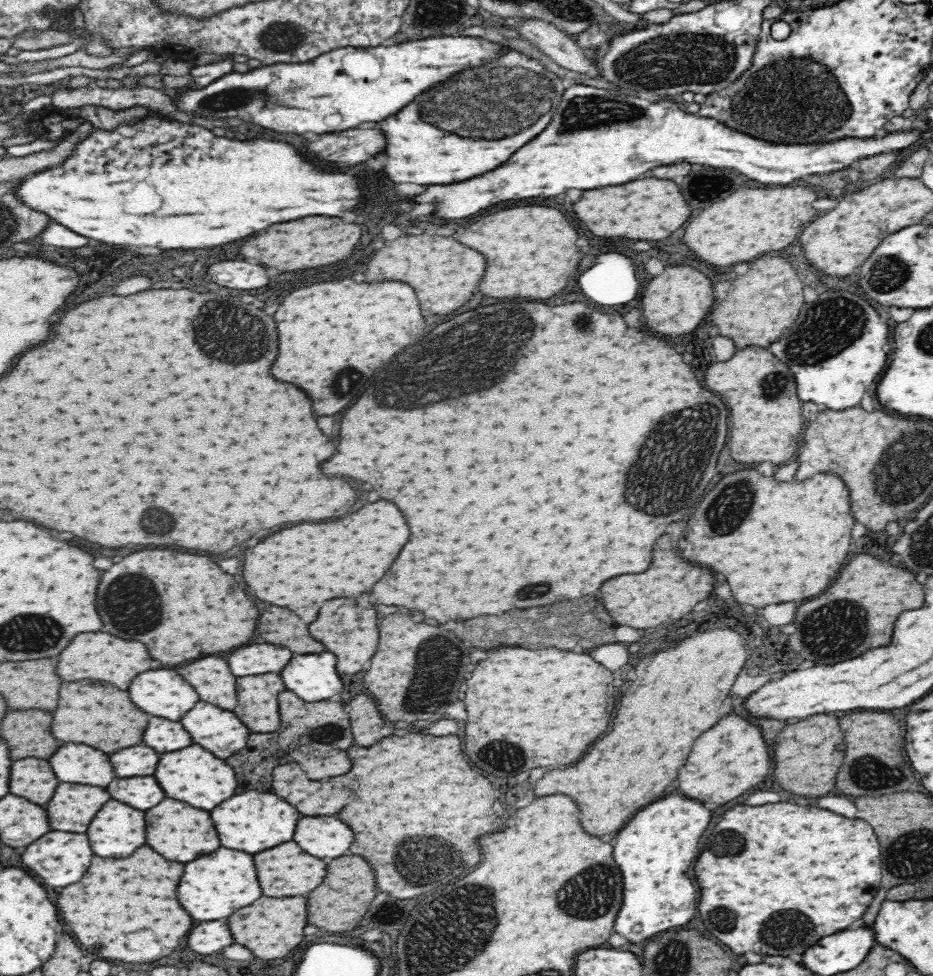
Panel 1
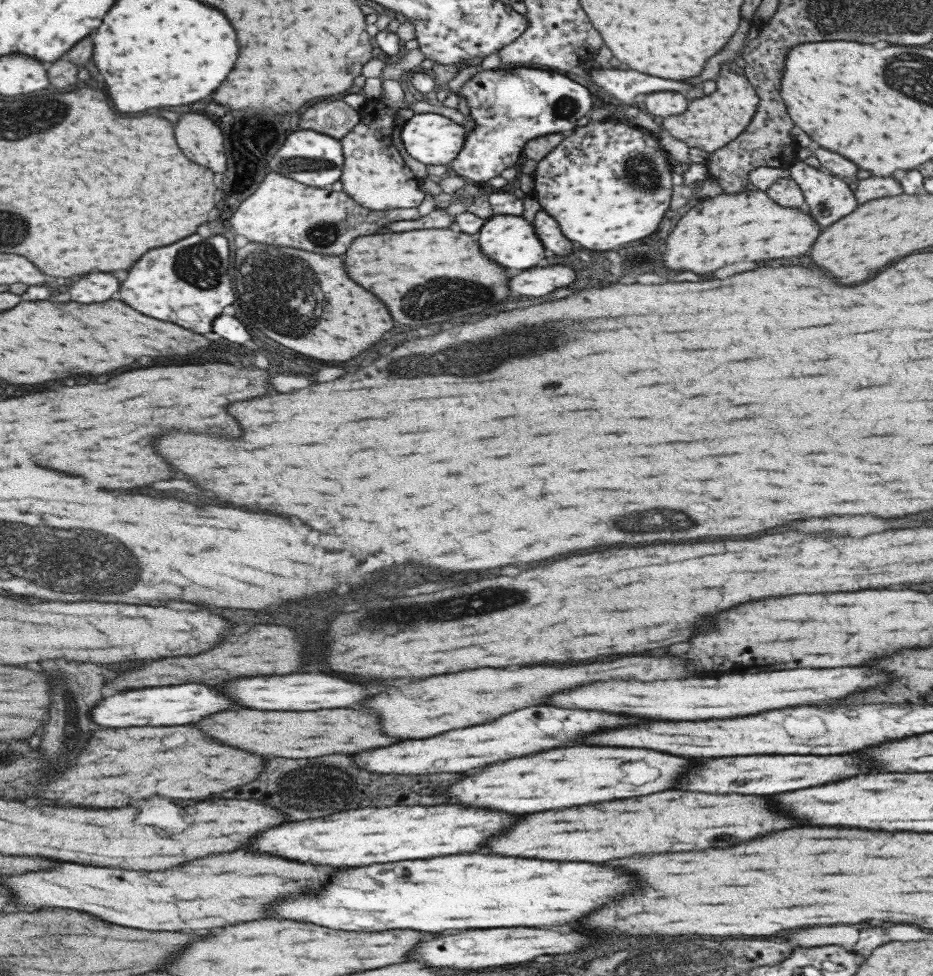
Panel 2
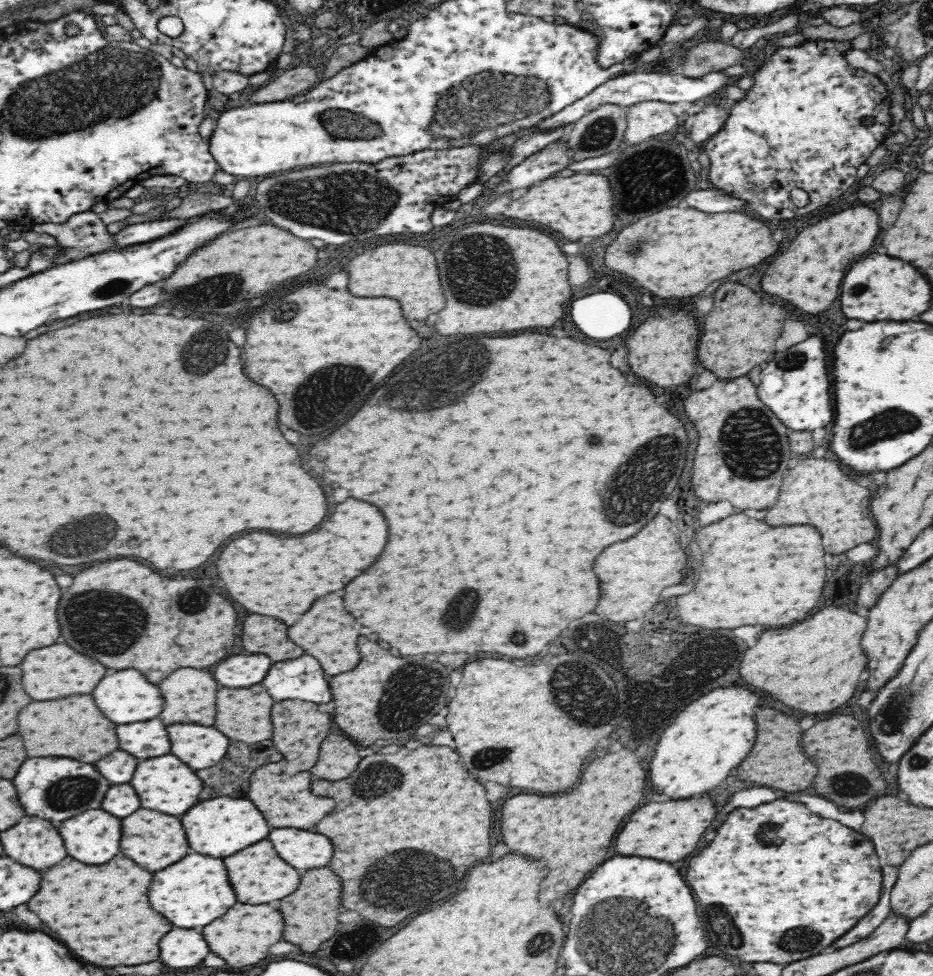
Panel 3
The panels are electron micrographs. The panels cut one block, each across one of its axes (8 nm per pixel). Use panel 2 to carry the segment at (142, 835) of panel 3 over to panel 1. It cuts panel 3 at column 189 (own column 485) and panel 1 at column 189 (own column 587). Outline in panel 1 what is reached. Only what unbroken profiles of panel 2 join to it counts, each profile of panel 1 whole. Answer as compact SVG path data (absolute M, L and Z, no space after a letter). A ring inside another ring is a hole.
M166 798L156 808L148 810L146 816L148 816L148 844L168 860L186 864L192 862L192 858L210 854L222 846L214 822L210 818L210 812L192 808L190 804L184 804L180 800Z

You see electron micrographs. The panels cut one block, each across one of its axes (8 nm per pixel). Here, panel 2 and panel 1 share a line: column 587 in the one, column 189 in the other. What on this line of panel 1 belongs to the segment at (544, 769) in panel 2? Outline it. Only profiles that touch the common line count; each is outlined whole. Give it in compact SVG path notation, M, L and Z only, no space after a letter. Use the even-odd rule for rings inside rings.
M190 746L190 748L182 748L180 752L162 754L160 764L156 768L156 778L158 778L160 786L164 788L166 796L188 802L194 808L204 808L204 810L216 808L218 804L222 804L224 800L234 796L236 788L238 788L234 770L224 760L214 758L202 746Z

